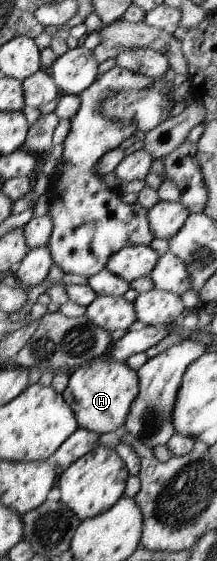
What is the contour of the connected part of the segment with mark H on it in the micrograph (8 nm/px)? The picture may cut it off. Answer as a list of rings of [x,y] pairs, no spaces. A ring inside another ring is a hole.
[[[95,359],[70,372],[63,398],[71,407],[79,427],[97,435],[120,432],[126,423],[131,405],[139,392],[138,376],[125,362],[112,359]]]

